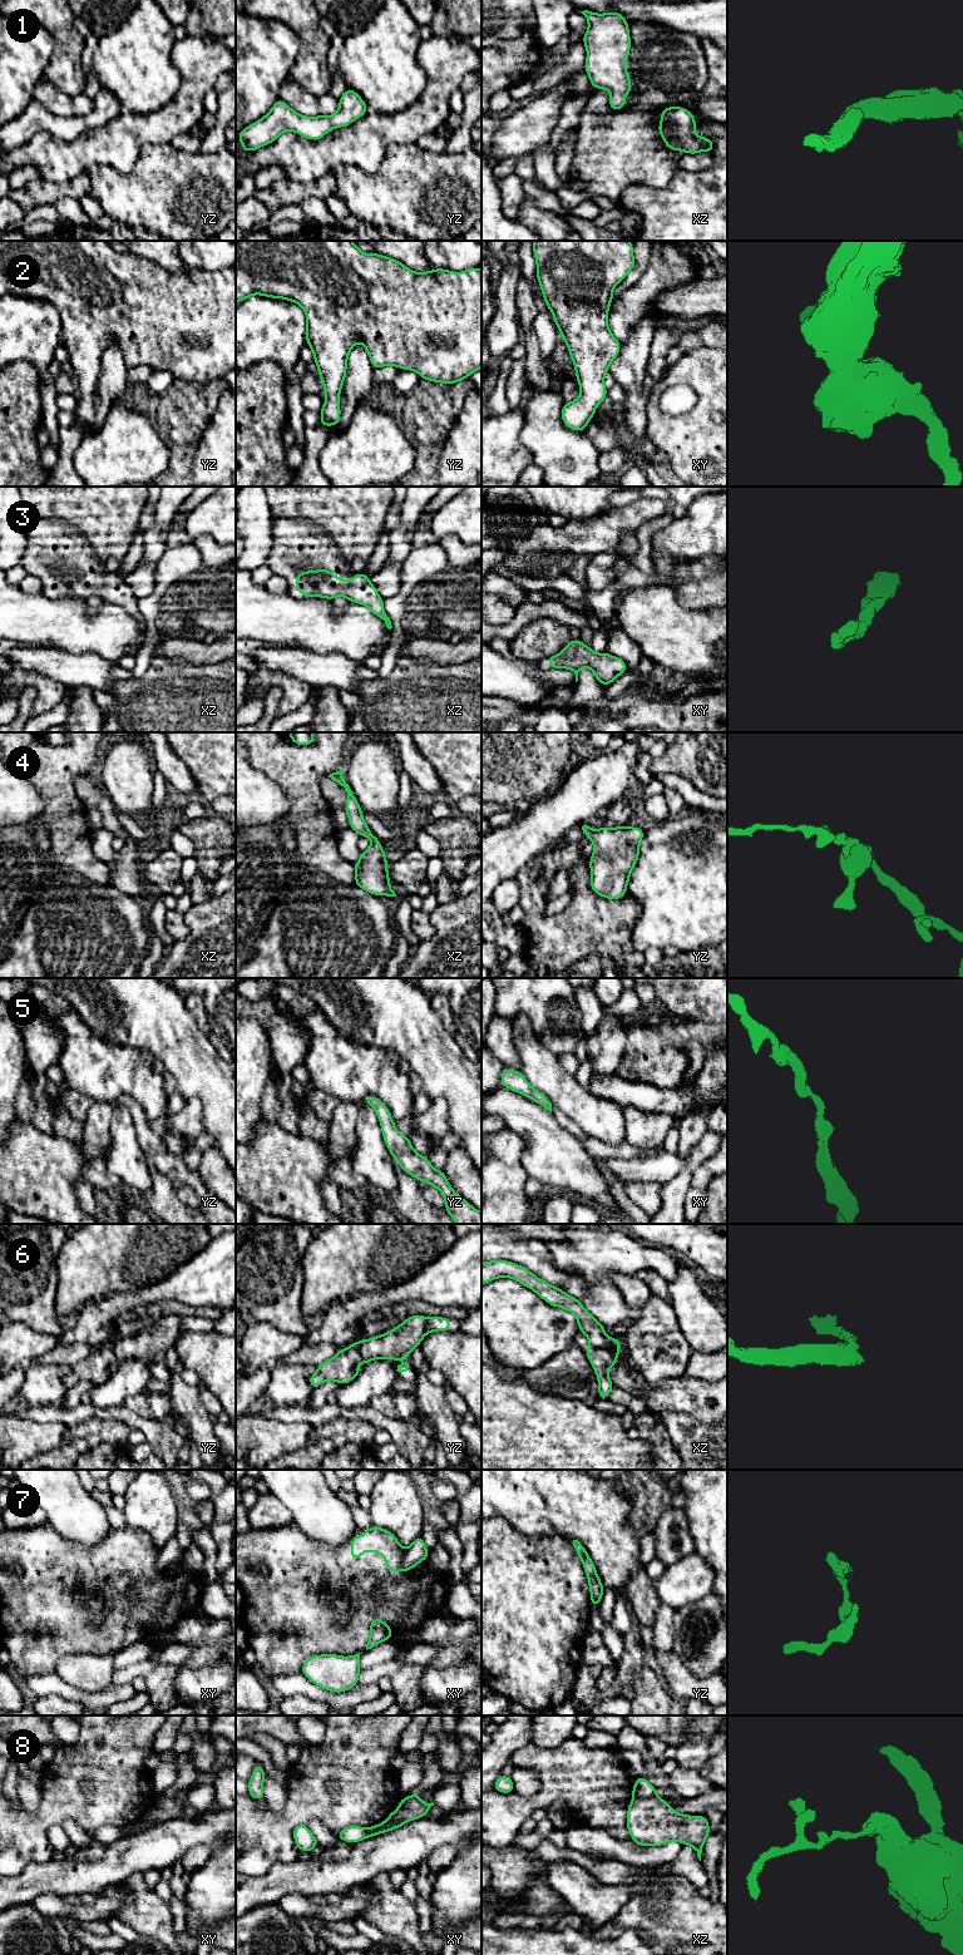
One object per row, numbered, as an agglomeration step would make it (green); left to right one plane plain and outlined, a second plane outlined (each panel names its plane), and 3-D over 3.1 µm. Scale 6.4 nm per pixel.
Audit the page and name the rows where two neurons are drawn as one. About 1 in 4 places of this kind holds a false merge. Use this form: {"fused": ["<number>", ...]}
{"fused": ["6", "7", "8"]}

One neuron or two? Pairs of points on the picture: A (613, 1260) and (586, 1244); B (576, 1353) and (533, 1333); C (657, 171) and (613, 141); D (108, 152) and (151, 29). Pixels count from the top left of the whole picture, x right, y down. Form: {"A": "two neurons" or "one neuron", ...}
{"A": "one neuron", "B": "two neurons", "C": "one neuron", "D": "two neurons"}

